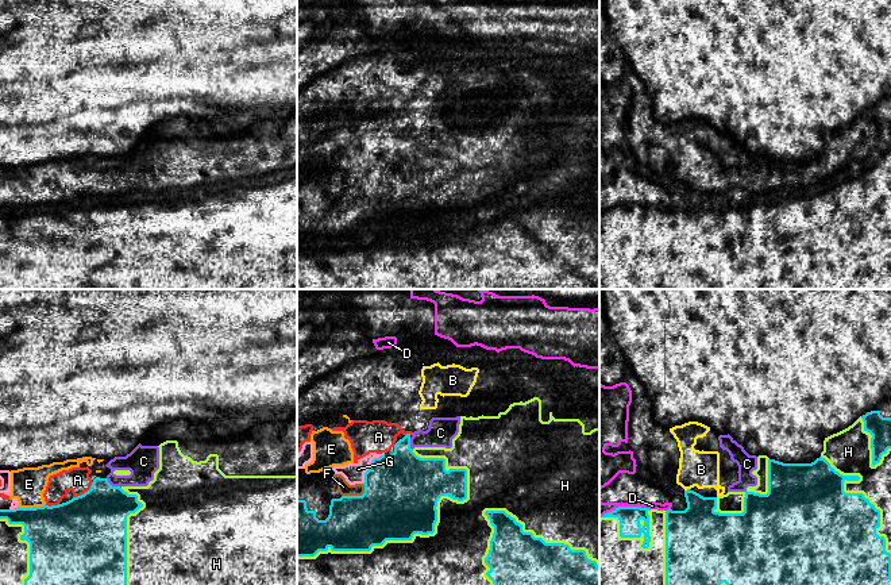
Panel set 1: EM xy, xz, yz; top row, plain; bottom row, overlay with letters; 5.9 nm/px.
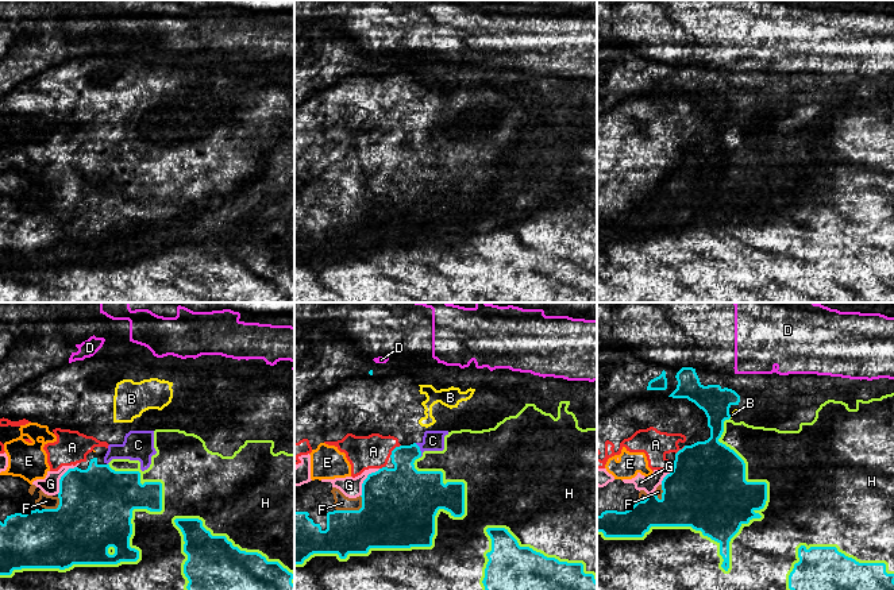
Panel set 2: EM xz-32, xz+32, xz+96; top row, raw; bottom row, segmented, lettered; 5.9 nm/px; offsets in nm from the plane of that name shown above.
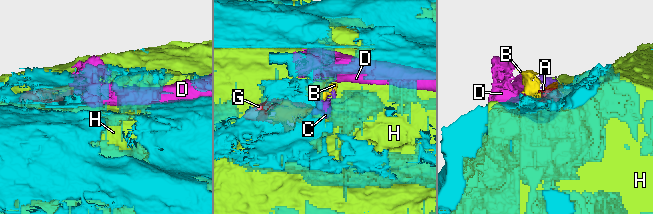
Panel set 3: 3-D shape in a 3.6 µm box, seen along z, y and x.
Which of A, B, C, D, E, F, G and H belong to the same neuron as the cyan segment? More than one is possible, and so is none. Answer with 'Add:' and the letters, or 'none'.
Add: H

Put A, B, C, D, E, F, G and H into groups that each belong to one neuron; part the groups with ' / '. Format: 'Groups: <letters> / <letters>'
Groups: A B C E F G / D / H

